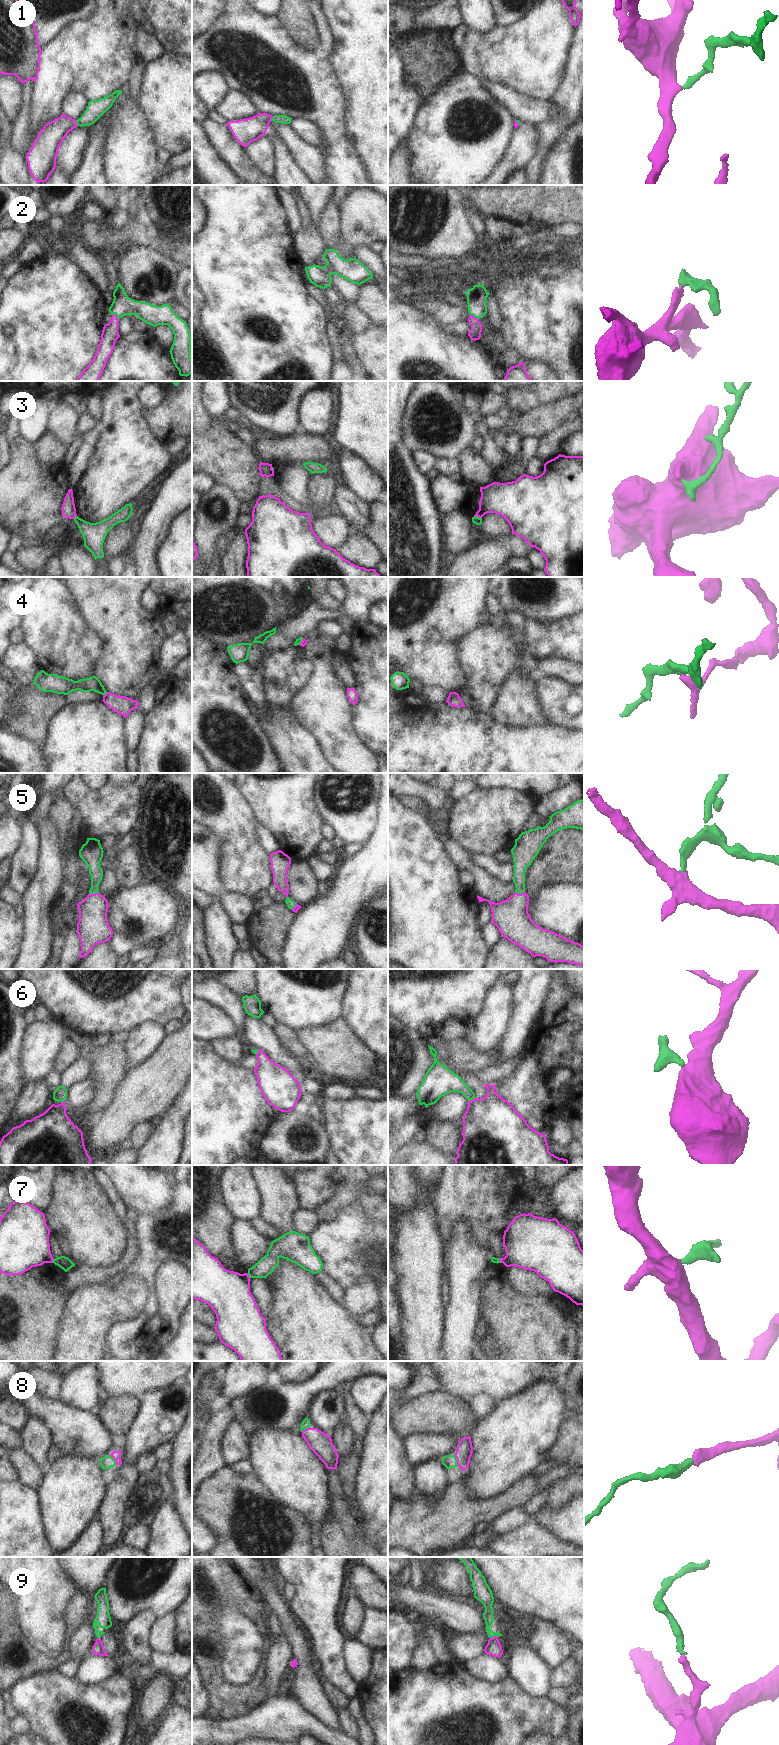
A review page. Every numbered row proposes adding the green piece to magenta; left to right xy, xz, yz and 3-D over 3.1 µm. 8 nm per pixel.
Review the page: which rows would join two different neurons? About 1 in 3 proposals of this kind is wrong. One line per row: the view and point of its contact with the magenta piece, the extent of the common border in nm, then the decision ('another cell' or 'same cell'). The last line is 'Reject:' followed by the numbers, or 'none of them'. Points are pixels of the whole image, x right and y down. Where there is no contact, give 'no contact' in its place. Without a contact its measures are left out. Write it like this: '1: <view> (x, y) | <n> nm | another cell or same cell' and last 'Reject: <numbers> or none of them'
1: xy (76, 123) | 50 nm | same cell
2: xy (116, 316) | 70 nm | same cell
3: yz (478, 516) | 70 nm | another cell
4: xy (106, 693) | 50 nm | another cell
5: xy (93, 894) | 80 nm | same cell
6: yz (471, 1100) | 70 nm | same cell
7: xz (248, 1275) | 50 nm | another cell
8: yz (457, 1461) | 100 nm | same cell
9: yz (494, 1636) | 70 nm | same cell
Reject: 3, 4, 7

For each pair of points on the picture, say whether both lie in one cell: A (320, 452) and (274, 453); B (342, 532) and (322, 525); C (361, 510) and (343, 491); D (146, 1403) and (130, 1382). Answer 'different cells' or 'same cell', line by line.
A: same cell
B: same cell
C: same cell
D: different cells

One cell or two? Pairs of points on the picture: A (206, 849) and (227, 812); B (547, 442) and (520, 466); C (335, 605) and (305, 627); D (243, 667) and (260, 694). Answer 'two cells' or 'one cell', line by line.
A: two cells
B: two cells
C: two cells
D: one cell

